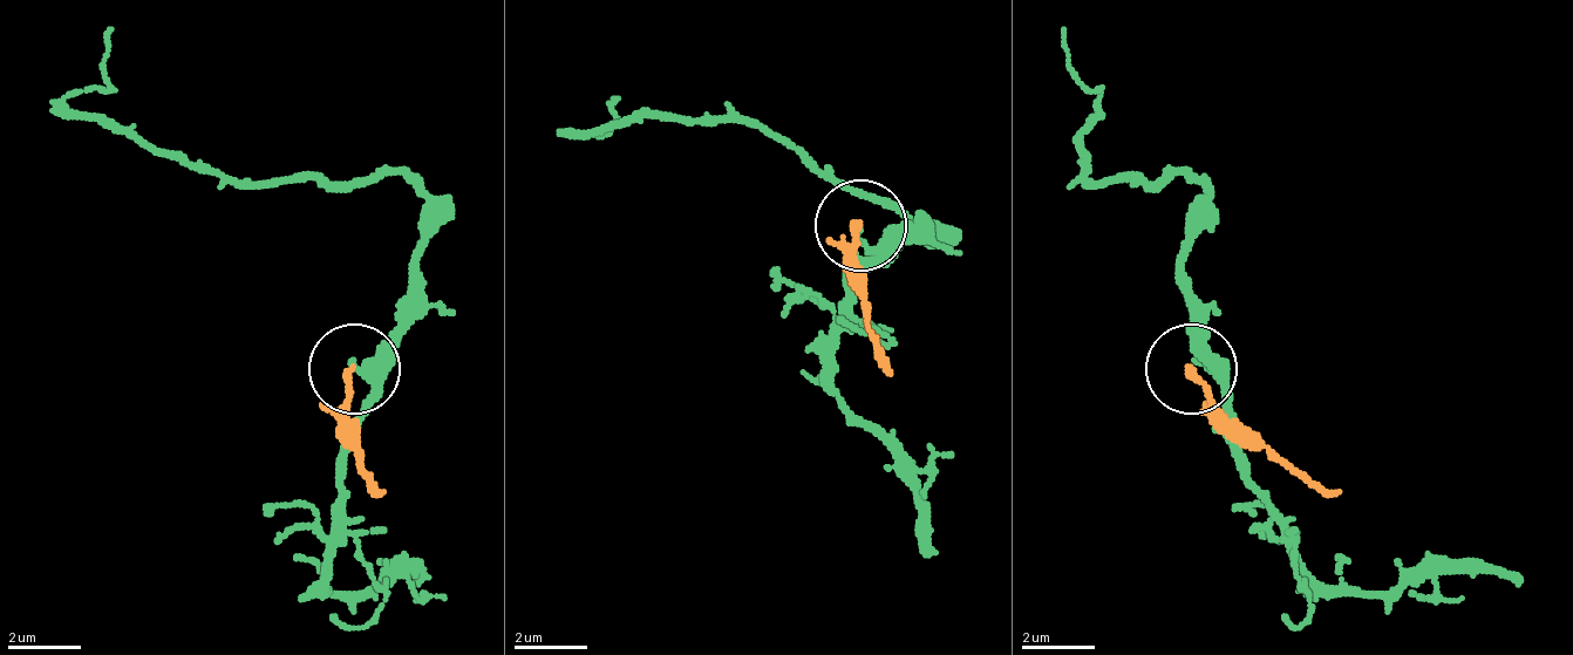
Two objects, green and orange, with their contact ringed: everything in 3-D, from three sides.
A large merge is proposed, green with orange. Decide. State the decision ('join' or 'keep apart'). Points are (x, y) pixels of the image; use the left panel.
keep apart

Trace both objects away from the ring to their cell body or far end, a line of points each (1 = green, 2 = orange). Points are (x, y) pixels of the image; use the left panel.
1: (352, 366), (415, 275), (415, 193), (151, 157), (69, 103), (106, 84), (115, 29)
2: (352, 366), (352, 421), (388, 493)

